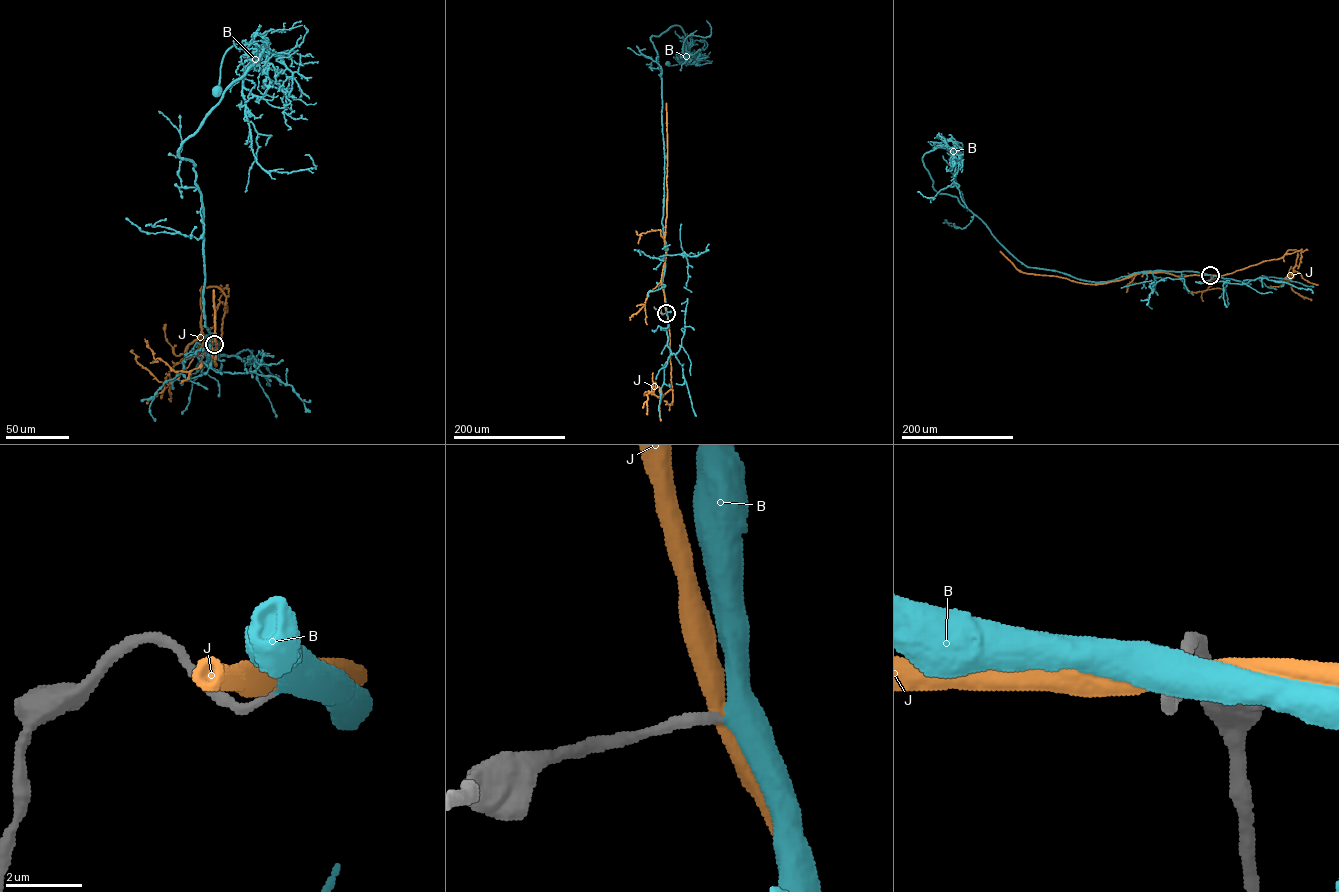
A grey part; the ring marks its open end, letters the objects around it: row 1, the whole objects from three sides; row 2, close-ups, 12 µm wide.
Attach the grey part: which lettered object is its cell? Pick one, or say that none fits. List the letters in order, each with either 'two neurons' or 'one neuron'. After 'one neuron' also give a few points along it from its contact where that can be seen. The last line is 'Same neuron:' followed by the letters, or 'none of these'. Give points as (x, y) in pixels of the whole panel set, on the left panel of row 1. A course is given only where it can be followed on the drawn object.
B: one neuron; course (214, 344), (206, 335), (202, 195), (194, 164), (178, 150), (266, 39), (227, 51), (216, 89)
J: two neurons
Same neuron: B

